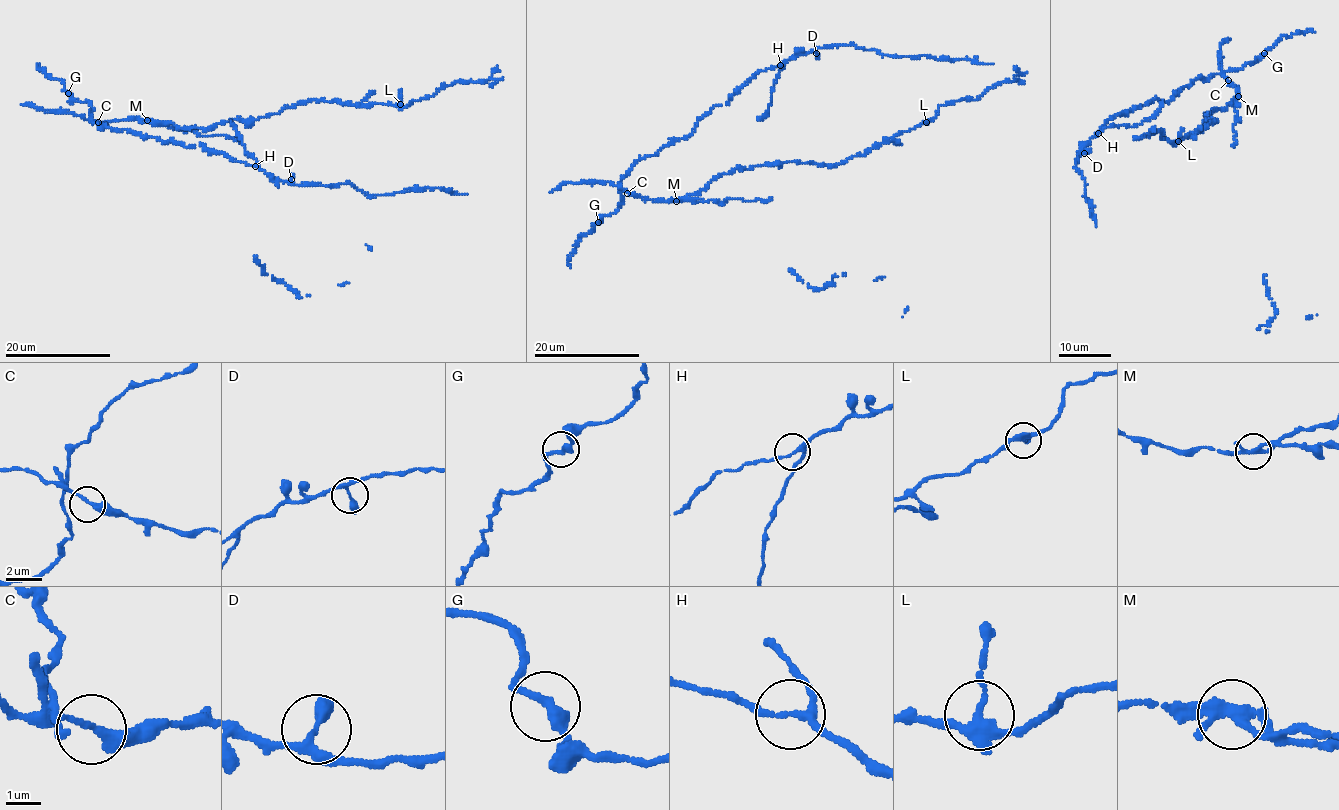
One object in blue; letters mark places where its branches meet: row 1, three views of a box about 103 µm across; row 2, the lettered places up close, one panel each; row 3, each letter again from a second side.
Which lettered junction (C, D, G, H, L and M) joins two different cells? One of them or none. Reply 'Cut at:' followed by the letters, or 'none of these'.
Cut at: M

